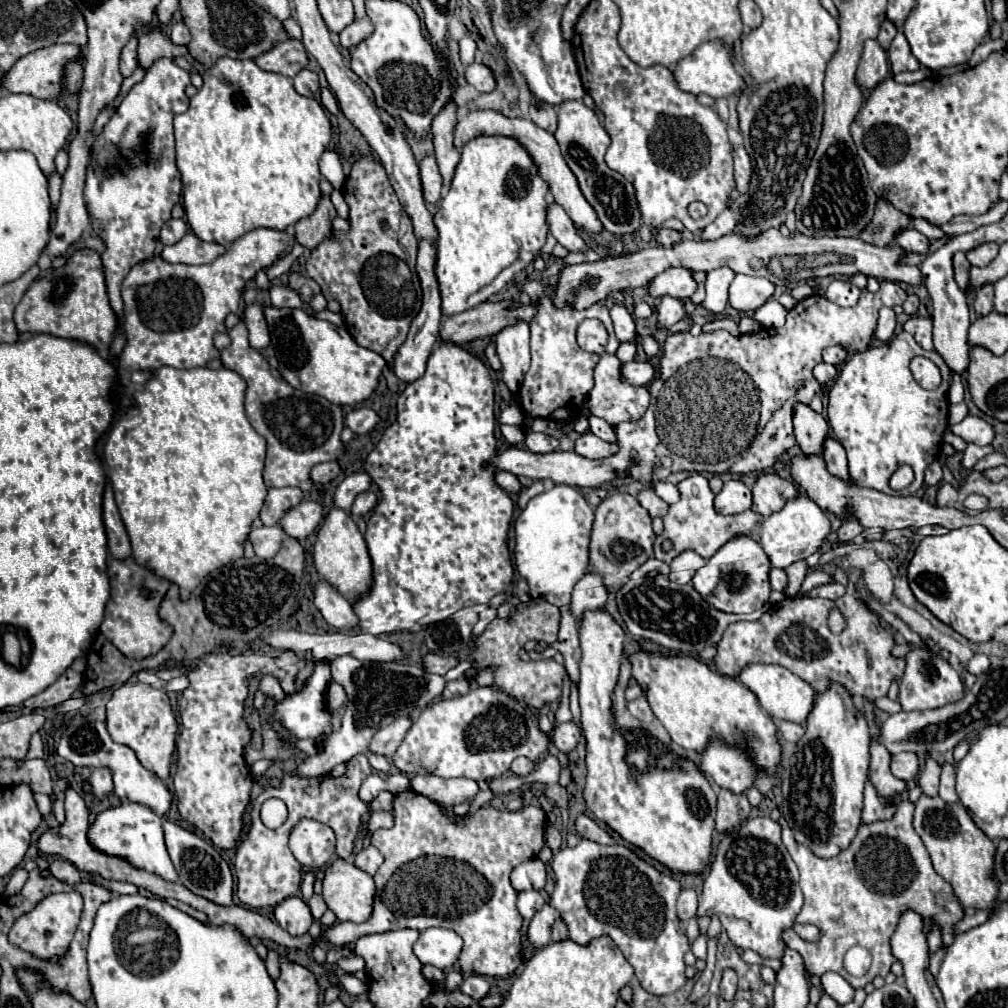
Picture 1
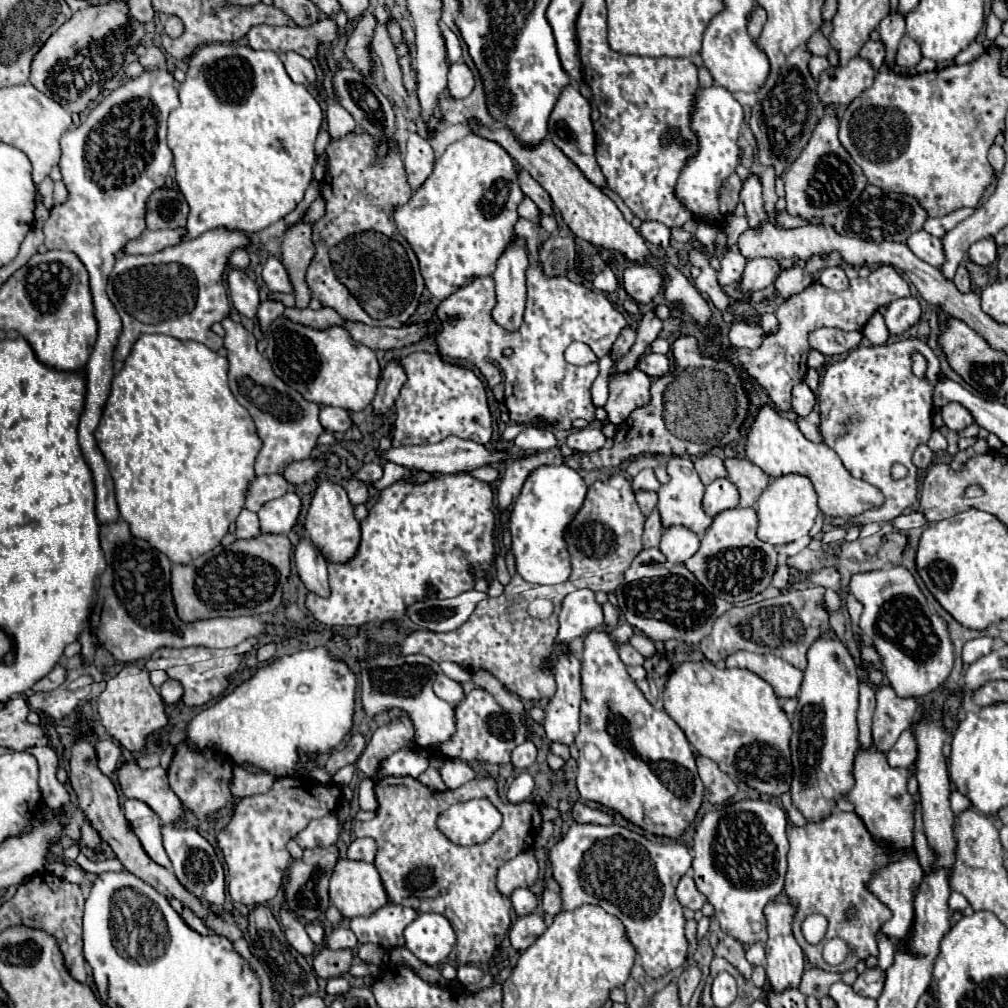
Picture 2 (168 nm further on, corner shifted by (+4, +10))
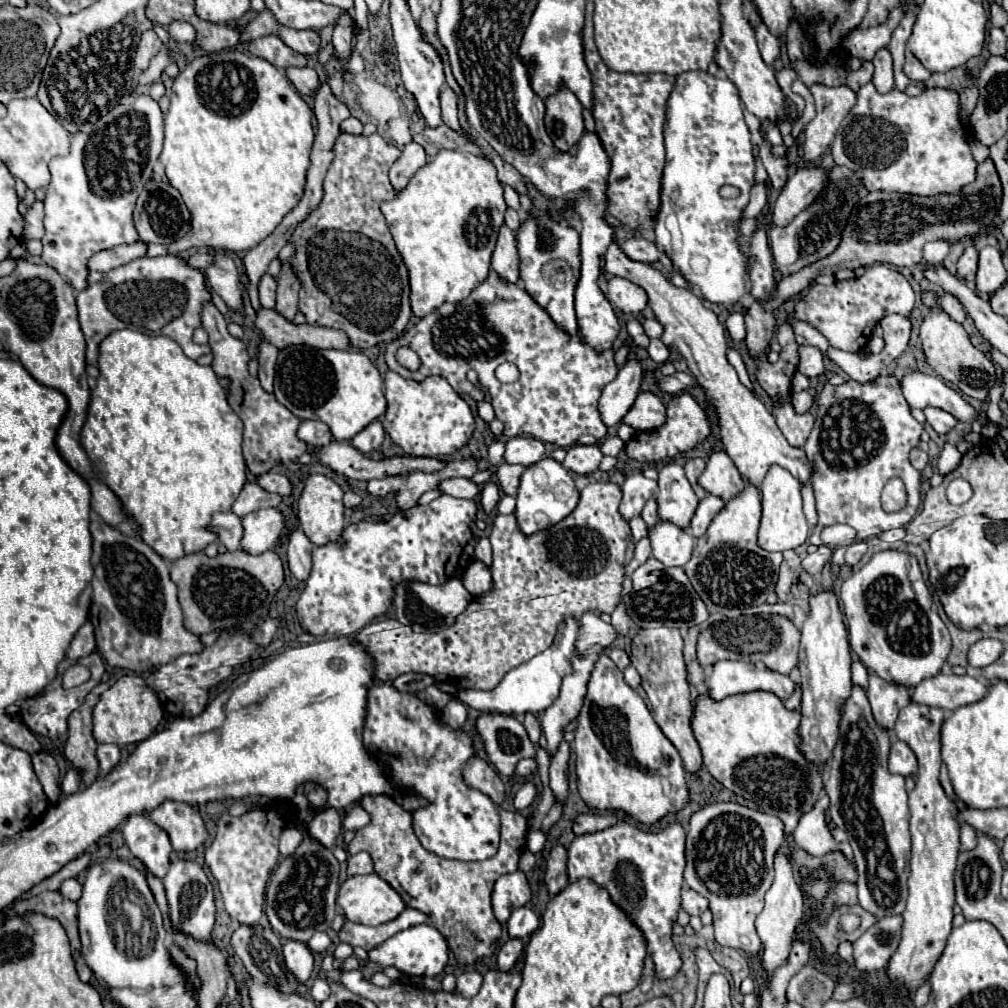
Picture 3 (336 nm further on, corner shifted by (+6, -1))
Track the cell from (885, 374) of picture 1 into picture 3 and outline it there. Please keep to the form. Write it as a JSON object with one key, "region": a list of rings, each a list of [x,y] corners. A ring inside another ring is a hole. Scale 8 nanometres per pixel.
{"region":[[[879,375],[879,379],[871,383],[855,383],[853,379],[845,381],[843,385],[831,385],[825,383],[819,397],[817,397],[817,419],[815,427],[805,443],[807,459],[813,463],[813,491],[817,501],[817,527],[813,535],[809,535],[809,541],[813,545],[821,545],[819,531],[823,527],[845,523],[851,525],[857,531],[857,539],[869,539],[875,535],[881,535],[883,531],[903,527],[907,525],[921,503],[921,473],[915,471],[909,463],[909,453],[913,447],[919,447],[923,425],[911,415],[911,407],[903,397],[901,383],[893,375]],[[893,477],[899,477],[907,487],[907,505],[897,513],[887,513],[881,507],[881,491],[885,483]]]}

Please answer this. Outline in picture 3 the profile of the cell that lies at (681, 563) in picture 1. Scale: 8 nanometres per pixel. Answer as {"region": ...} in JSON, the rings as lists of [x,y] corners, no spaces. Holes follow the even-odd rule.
{"region":[[[657,521],[649,531],[651,535],[651,555],[659,559],[665,567],[683,567],[691,559],[695,547],[695,537],[673,523]]]}

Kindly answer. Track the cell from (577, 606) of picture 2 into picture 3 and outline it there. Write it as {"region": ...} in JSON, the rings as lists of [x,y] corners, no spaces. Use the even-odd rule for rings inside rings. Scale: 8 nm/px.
{"region":[[[567,617],[559,623],[557,635],[553,645],[533,657],[531,661],[511,669],[499,683],[499,687],[491,691],[477,691],[477,689],[461,689],[459,699],[477,709],[477,711],[497,711],[505,715],[523,715],[523,713],[541,713],[545,711],[557,697],[559,697],[559,683],[565,675],[571,673],[571,655],[575,651],[575,643],[581,631],[581,621],[577,617]]]}

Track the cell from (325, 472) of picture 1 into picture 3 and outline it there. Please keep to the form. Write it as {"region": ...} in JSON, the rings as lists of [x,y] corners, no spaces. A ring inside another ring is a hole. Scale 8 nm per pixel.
{"region":[[[271,471],[271,473],[265,473],[257,479],[257,483],[265,489],[265,491],[271,491],[271,493],[279,493],[279,495],[291,495],[293,491],[293,481],[289,479],[287,473],[281,473],[281,471]]]}

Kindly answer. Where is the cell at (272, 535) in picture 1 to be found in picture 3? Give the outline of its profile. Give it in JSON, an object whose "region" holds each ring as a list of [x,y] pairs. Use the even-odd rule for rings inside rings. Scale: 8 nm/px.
{"region":[[[215,513],[211,521],[211,529],[219,535],[219,541],[229,551],[237,551],[241,547],[243,525],[241,525],[241,517],[237,517],[235,513]]]}

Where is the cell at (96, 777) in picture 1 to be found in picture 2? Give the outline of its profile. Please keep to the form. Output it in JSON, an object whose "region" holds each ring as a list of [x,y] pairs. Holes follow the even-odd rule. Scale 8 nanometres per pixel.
{"region":[[[101,740],[95,744],[95,750],[97,750],[97,764],[101,772],[113,776],[113,772],[117,770],[117,762],[121,758],[121,748],[111,740]]]}

